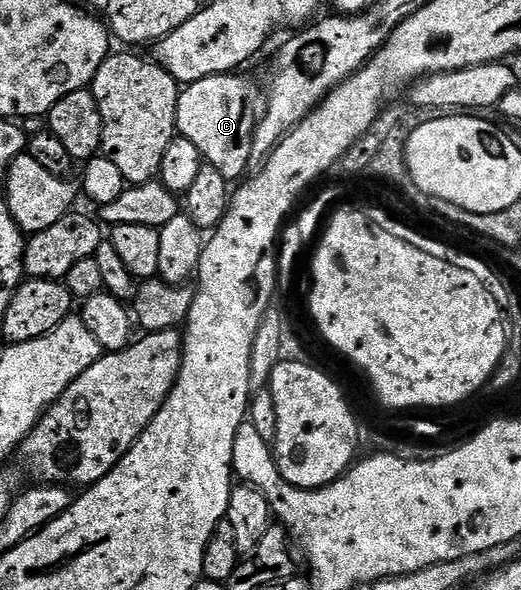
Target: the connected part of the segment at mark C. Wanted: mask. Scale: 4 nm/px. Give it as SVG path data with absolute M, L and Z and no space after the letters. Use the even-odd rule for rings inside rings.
M242 74L209 76L185 85L178 93L177 135L194 143L203 161L220 170L231 182L241 181L247 175L246 167L251 167L256 123L256 108L250 105L254 84L248 77L238 75Z

